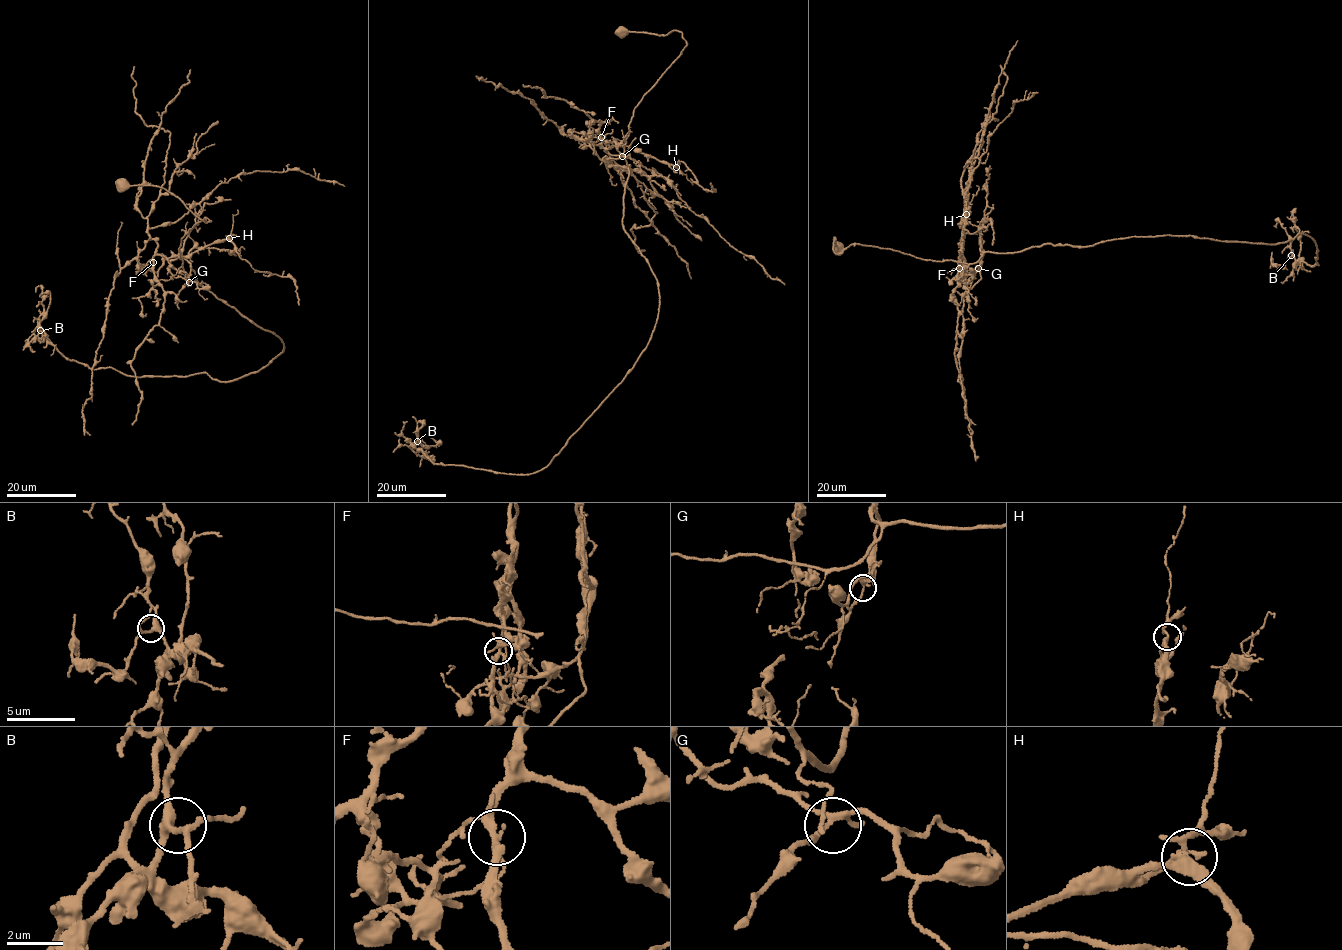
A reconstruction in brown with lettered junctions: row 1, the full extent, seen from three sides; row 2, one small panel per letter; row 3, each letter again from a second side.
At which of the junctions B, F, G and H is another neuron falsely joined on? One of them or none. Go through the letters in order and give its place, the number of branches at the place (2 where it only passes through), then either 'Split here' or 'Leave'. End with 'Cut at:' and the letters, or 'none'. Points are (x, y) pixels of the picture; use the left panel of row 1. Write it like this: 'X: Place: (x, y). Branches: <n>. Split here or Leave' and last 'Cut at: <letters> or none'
B: Place: (40, 330). Branches: 4. Leave
F: Place: (153, 262). Branches: 4. Split here
G: Place: (189, 282). Branches: 4. Leave
H: Place: (229, 238). Branches: 4. Leave
Cut at: F

